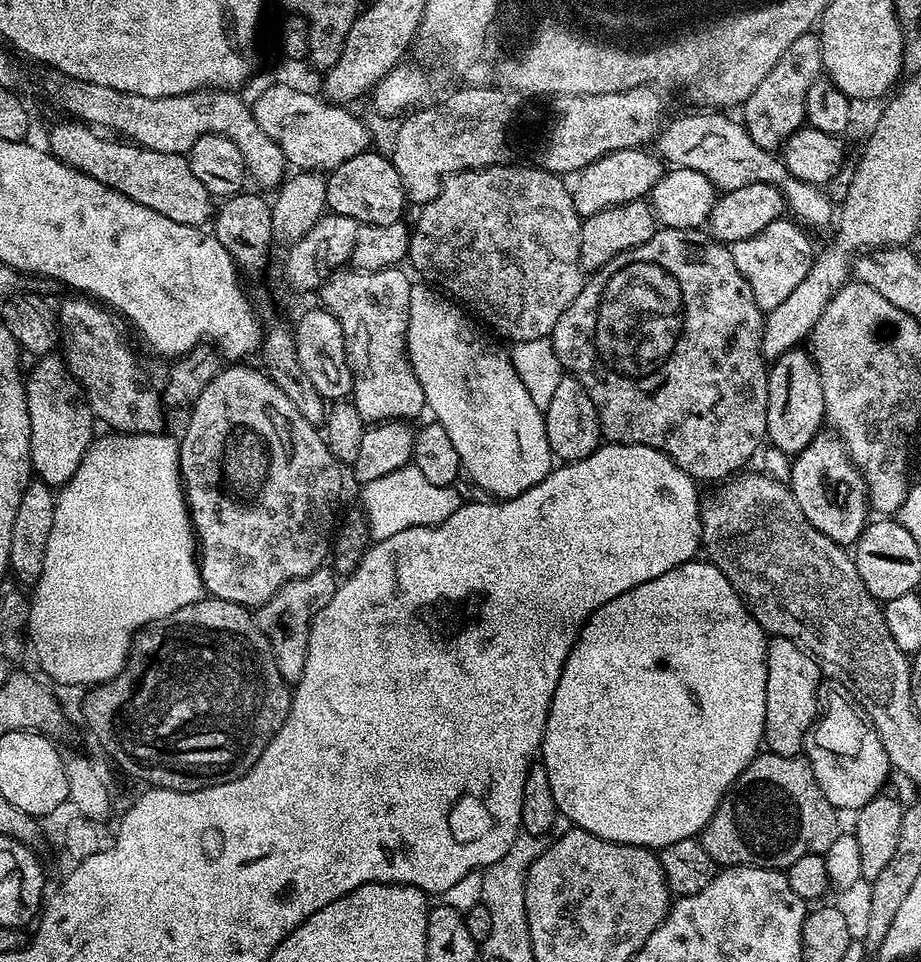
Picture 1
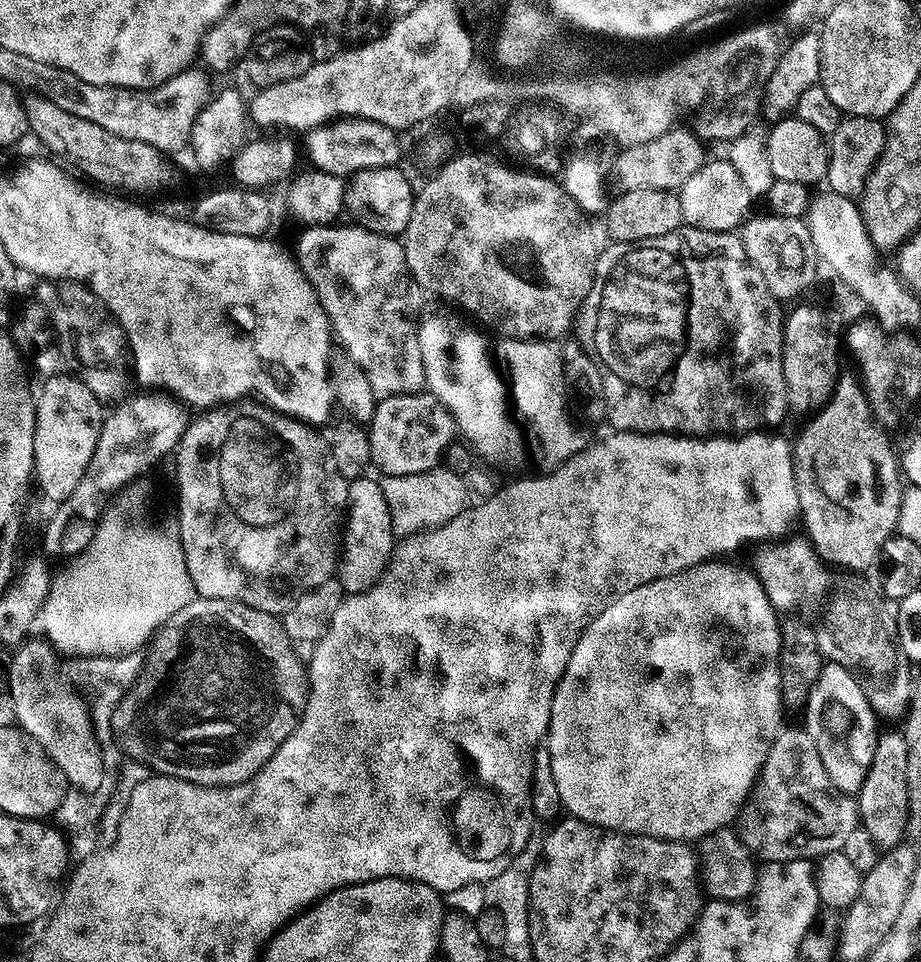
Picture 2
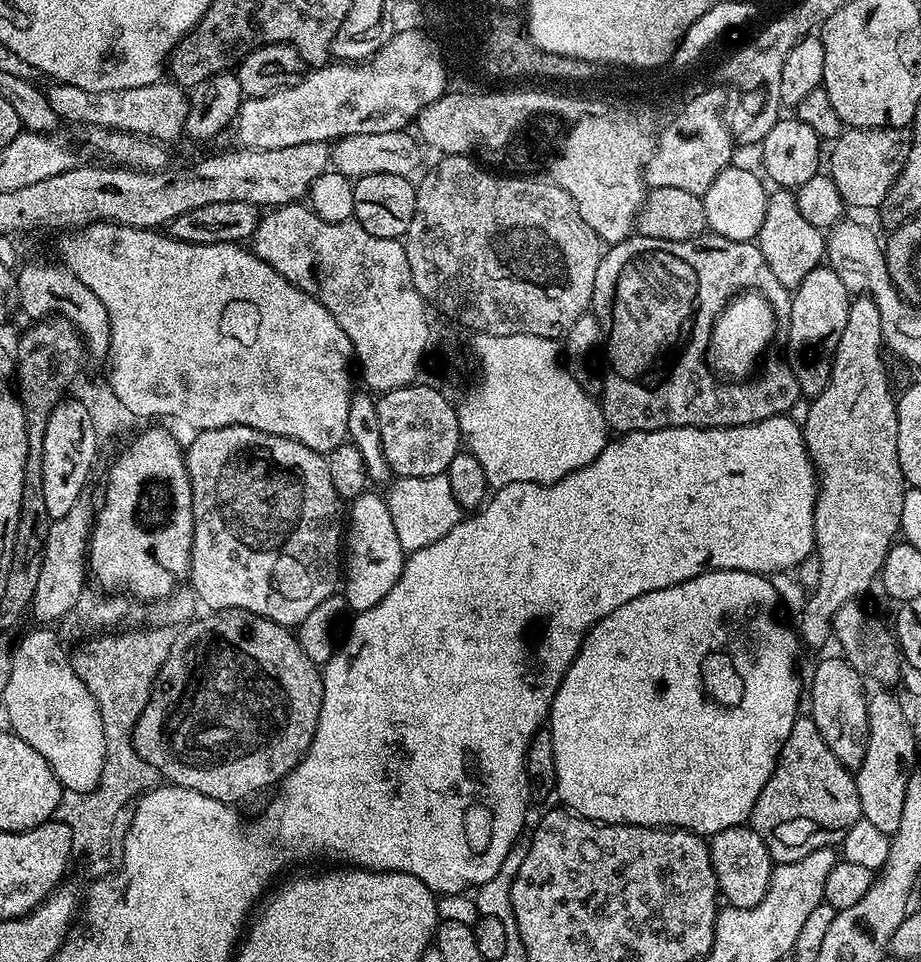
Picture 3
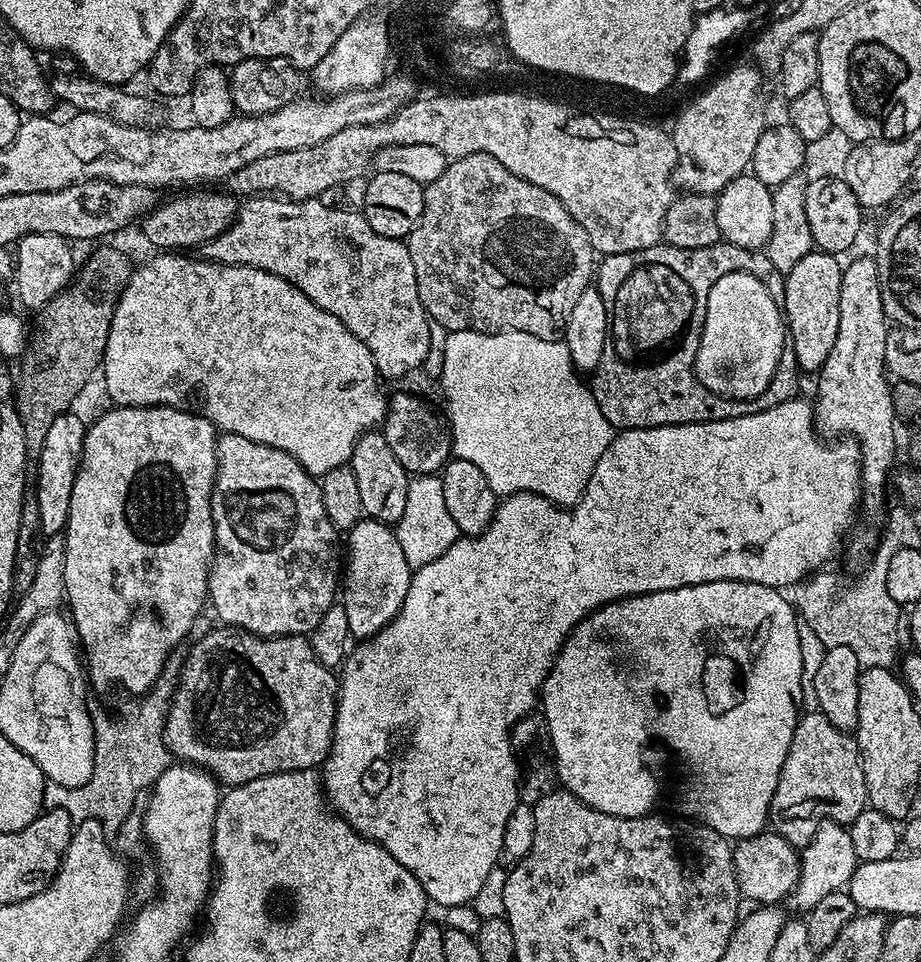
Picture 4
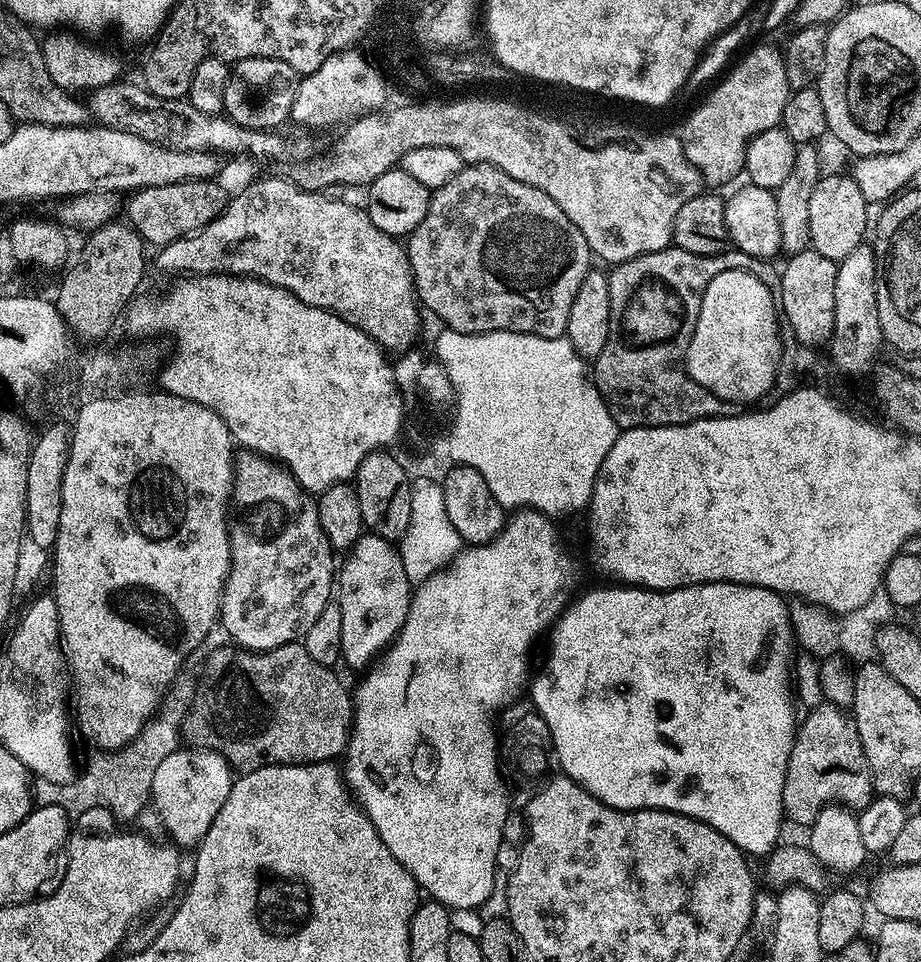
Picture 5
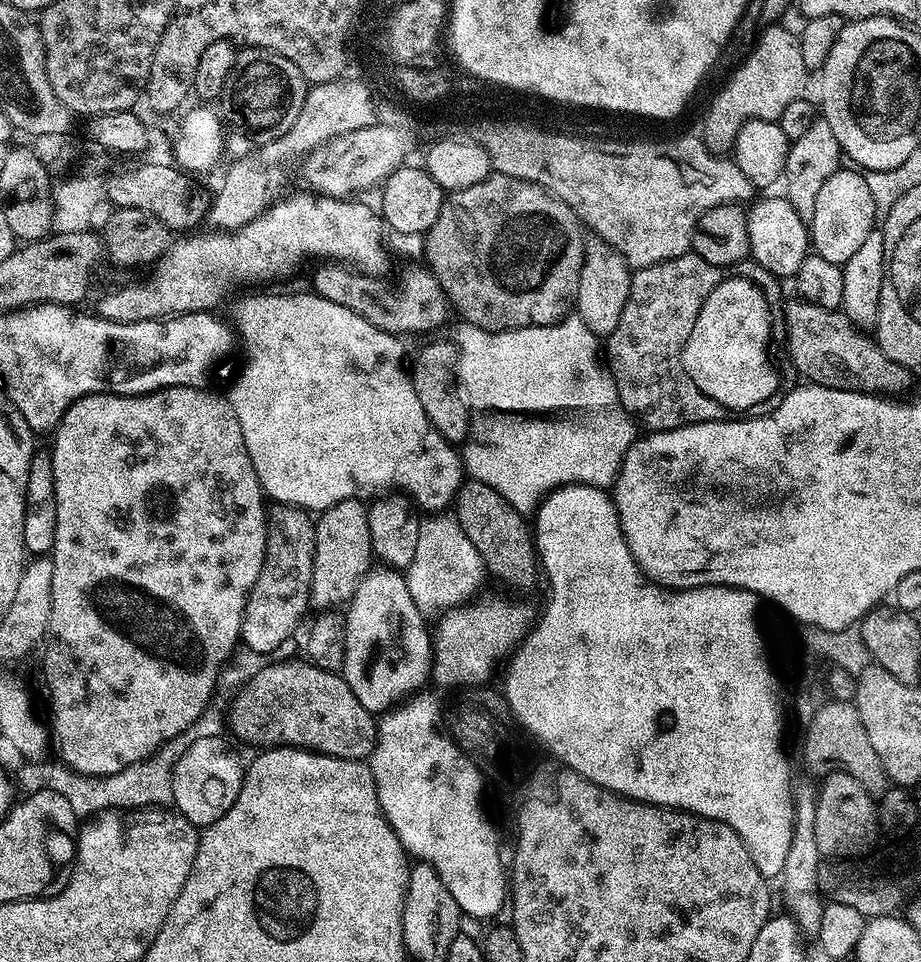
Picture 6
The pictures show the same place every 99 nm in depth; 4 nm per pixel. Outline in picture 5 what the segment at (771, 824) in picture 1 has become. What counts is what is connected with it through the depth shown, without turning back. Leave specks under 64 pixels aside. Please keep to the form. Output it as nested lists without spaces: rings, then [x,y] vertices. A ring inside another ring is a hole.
[[[827,702],[817,703],[808,714],[805,720],[803,717],[799,721],[796,729],[784,783],[784,810],[787,819],[797,820],[798,823],[804,824],[803,826],[811,825],[825,804],[839,801],[853,810],[861,810],[874,799],[872,771],[866,762],[866,754],[862,750],[862,738],[858,738],[856,721],[841,705]]]

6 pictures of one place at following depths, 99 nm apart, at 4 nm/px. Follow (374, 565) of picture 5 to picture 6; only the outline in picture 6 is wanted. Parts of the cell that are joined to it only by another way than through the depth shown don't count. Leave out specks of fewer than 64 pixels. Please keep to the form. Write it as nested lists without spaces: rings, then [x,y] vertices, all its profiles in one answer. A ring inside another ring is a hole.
[[[387,566],[373,567],[360,579],[351,600],[349,600],[346,605],[346,611],[348,611],[348,617],[343,617],[342,620],[344,625],[344,667],[342,669],[342,675],[345,682],[350,686],[350,690],[354,690],[354,698],[358,698],[358,702],[362,702],[362,706],[367,712],[383,714],[417,691],[416,680],[429,679],[432,673],[432,666],[434,663],[434,640],[430,635],[430,628],[424,625],[424,620],[426,620],[425,613],[421,612],[418,605],[410,598],[407,579],[405,579],[397,569]]]

